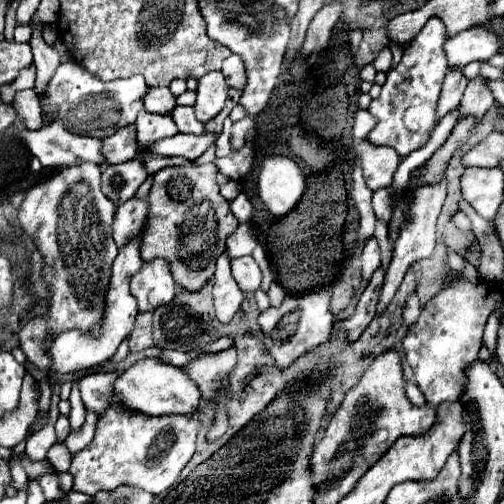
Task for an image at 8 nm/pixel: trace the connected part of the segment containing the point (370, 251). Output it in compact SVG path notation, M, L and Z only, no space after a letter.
M370 239L364 247L364 253L362 253L362 277L366 281L370 281L372 273L380 267L380 247L376 243L376 239Z

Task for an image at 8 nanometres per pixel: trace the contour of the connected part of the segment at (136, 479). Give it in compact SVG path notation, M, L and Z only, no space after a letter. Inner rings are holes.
M108 409L96 423L94 439L72 457L72 489L94 495L98 491L114 491L120 485L130 485L152 495L160 495L178 479L184 465L190 461L196 447L198 427L200 413L194 417L130 417L128 413Z

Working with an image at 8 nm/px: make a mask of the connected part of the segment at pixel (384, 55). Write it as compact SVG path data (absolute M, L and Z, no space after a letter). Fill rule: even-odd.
M382 49L378 53L378 57L374 61L374 67L376 67L376 71L384 71L384 73L388 73L392 69L392 53L390 53L390 49Z

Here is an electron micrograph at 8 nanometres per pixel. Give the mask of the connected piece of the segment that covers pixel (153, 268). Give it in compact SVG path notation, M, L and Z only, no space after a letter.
M164 259L144 263L142 269L130 279L130 293L138 301L138 311L154 311L176 295L176 283Z

